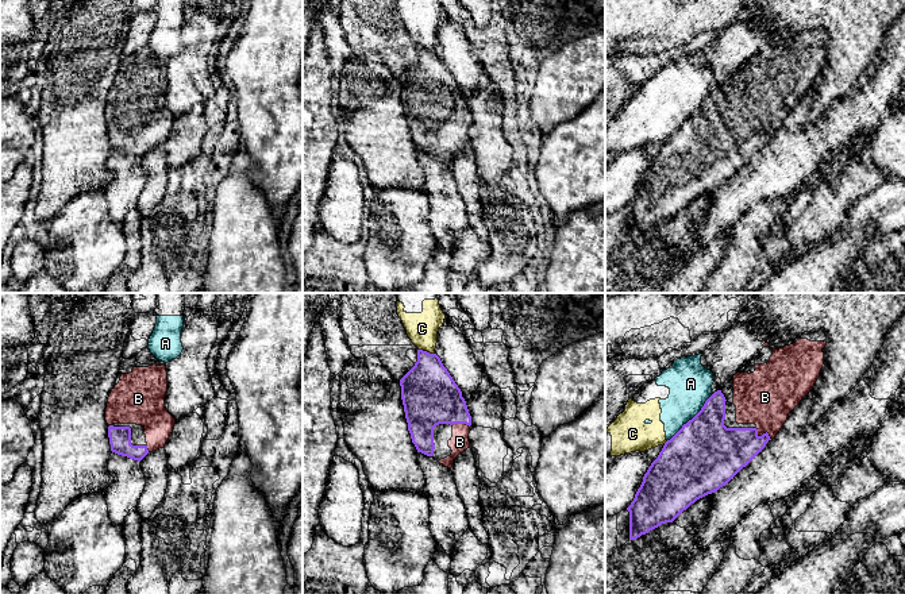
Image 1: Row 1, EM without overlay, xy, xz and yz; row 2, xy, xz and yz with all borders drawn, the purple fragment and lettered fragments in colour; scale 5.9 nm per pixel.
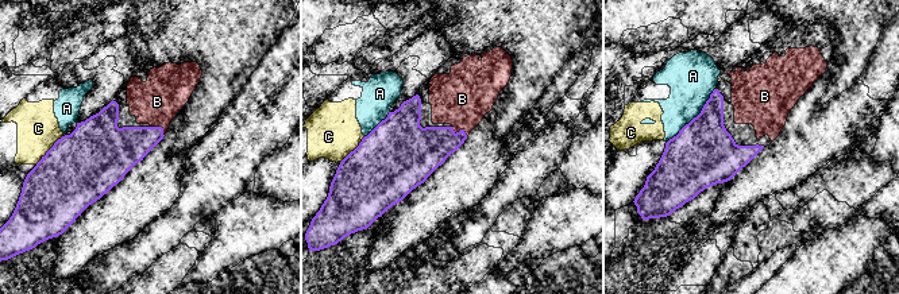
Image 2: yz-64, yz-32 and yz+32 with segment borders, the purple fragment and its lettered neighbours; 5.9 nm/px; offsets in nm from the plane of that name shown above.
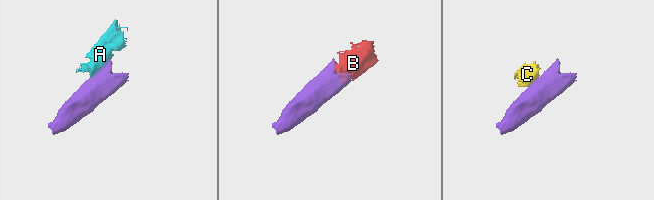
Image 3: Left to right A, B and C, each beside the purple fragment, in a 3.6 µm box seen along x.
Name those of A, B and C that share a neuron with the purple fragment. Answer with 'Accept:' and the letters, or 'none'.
Accept: B

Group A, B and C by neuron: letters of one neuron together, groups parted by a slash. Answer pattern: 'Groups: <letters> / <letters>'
Groups: A C / B

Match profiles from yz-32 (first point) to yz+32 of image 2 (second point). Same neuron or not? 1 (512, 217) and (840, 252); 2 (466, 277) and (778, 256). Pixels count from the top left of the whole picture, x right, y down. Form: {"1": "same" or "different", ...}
{"1": "different", "2": "different"}

